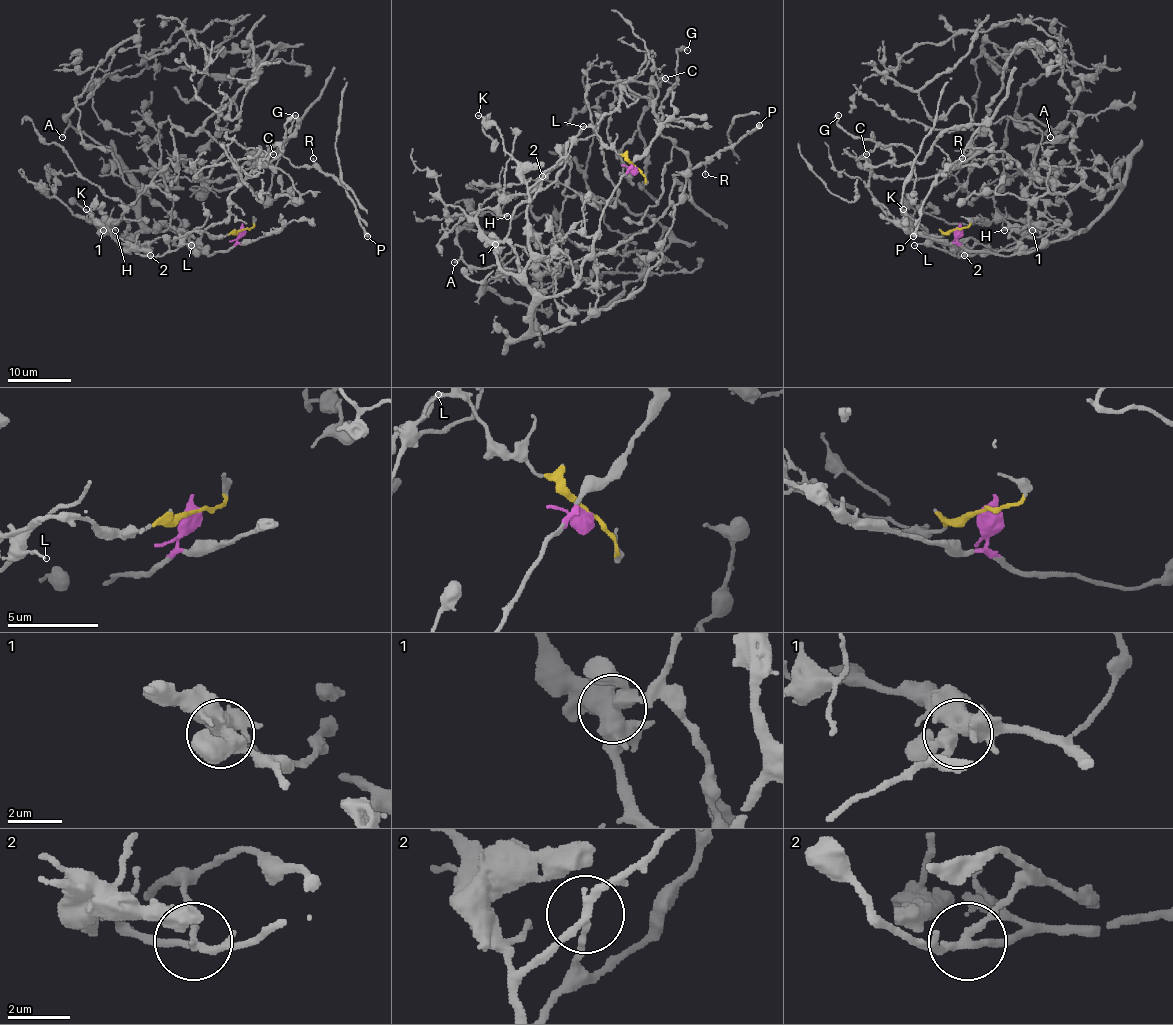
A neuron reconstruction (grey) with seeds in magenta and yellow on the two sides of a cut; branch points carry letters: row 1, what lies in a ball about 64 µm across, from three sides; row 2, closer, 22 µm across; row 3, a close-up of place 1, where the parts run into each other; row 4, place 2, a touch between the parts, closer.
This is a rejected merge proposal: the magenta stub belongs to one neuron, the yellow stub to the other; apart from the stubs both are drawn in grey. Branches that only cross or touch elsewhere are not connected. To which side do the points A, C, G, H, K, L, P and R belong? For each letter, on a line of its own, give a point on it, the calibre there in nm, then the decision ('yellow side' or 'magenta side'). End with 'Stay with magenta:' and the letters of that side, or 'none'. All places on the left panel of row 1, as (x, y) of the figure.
A: place (62, 137); calibre 180 nm; yellow side
C: place (273, 154); calibre 100 nm; yellow side
G: place (295, 115); calibre 300 nm; yellow side
H: place (115, 230); calibre 160 nm; magenta side
K: place (86, 209); calibre 120 nm; magenta side
L: place (191, 245); calibre 130 nm; magenta side
P: place (367, 236); calibre 460 nm; yellow side
R: place (313, 158); calibre 130 nm; yellow side
Stay with magenta: H, K, L

